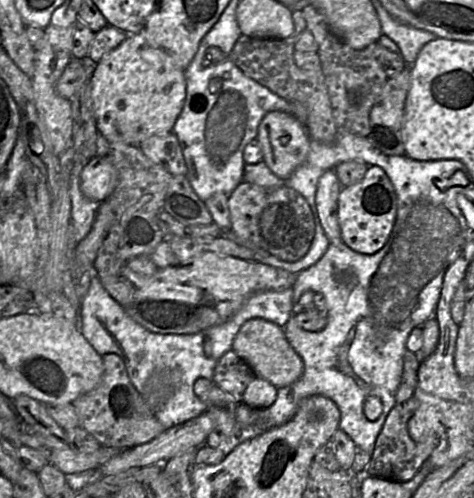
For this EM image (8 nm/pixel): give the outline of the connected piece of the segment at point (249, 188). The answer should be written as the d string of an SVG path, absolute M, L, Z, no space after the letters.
M241 182L228 196L231 229L234 235L285 262L297 262L310 249L315 222L306 200L286 186L267 189L248 182Z

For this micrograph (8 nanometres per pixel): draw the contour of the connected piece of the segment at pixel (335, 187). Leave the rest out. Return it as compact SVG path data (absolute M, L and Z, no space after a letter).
M333 170L325 171L317 184L316 208L324 233L331 243L343 243L338 221L338 197L342 188Z

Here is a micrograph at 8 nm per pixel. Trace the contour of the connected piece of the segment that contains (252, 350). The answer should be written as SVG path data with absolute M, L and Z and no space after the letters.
M262 318L250 319L240 328L233 341L232 351L251 367L256 376L277 388L295 383L304 371L303 360L287 340L284 328Z

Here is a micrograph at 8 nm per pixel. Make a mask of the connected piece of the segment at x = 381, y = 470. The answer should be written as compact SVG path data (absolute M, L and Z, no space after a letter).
M414 395L406 402L397 404L391 409L376 439L374 451L365 470L366 475L389 481L407 482L419 472L435 448L433 443L416 442L409 435L408 423L419 405L420 400Z

